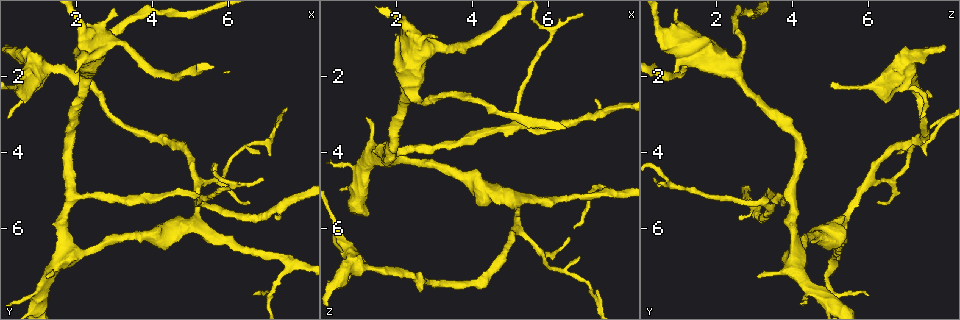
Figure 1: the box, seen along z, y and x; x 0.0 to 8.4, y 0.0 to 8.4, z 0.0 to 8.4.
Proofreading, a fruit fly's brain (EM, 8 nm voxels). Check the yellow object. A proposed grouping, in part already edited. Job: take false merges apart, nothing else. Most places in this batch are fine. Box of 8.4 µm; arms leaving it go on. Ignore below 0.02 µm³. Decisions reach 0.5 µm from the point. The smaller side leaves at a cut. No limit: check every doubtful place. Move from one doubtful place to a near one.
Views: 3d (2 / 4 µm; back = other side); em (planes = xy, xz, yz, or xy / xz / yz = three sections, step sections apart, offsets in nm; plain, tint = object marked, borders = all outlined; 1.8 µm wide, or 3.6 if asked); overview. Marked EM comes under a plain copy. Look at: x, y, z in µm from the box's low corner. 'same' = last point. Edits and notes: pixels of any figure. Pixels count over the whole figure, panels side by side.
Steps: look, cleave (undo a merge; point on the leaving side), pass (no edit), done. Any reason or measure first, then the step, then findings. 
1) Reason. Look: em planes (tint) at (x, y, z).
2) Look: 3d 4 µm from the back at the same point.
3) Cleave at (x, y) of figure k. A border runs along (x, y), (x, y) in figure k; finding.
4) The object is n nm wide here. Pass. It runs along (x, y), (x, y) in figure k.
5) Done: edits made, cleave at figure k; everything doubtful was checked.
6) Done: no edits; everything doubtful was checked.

Branch point. Look: 3d 4 µm at (2.40, 1.75, 2.25).

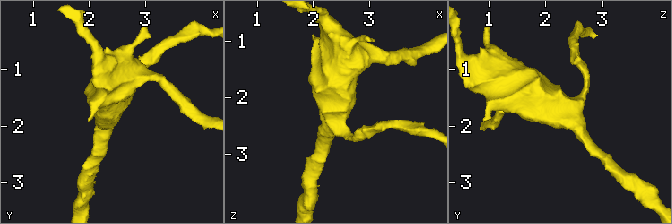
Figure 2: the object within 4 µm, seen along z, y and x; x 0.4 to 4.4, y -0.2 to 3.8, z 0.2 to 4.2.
3 arms meet here; the arms are 170, 220, 650 nm wide. Look: em planes (tint) at (2.40, 1.75, 2.30).

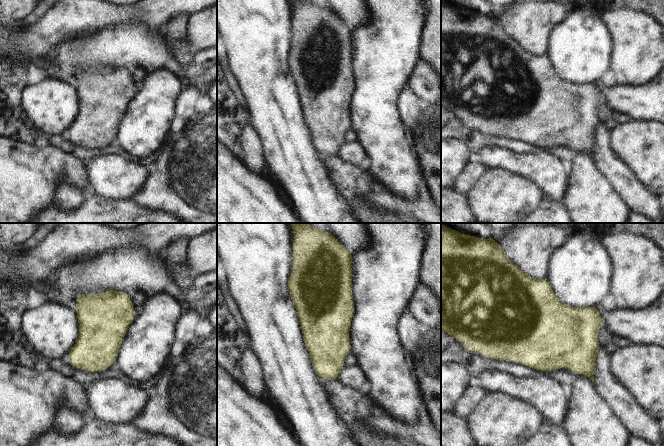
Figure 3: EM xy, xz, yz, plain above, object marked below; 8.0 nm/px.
The object is 400 nm wide here. Pass. Continuous, no second neuron.

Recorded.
A fork. Look: 3d 4 µm at (2.95, 1.05, 1.25).

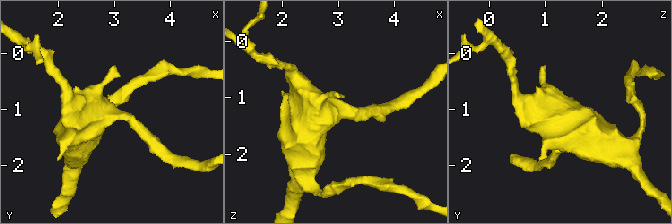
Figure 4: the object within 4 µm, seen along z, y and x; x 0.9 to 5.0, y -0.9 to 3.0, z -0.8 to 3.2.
Look: em planes (tint) at (2.95, 1.10, 1.25).

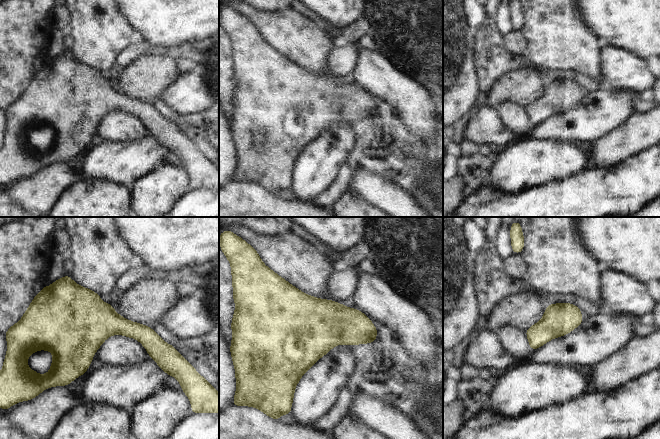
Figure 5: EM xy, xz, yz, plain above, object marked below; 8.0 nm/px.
The object is 260 nm wide here. Pass. All the same neuron.

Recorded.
Two arms in line, one across. Look: em 3.6 µm planes (tint) at (5.20, 4.75, 5.95).

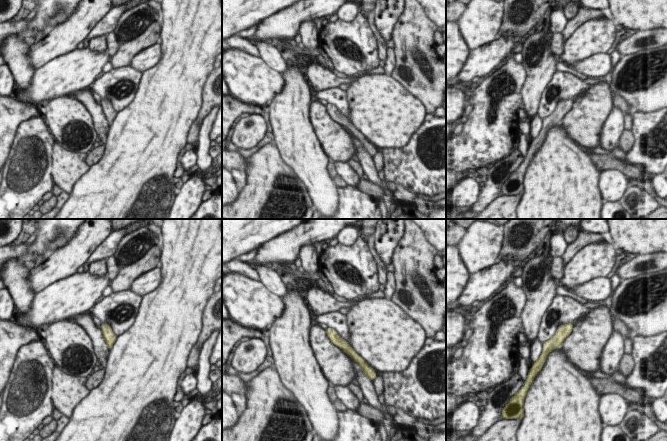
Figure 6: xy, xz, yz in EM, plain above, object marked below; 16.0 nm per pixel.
Pass. One neuron here.

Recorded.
Two arms in line, one across. Look: 3d 4 µm at (7.60, 6.85, 4.95).

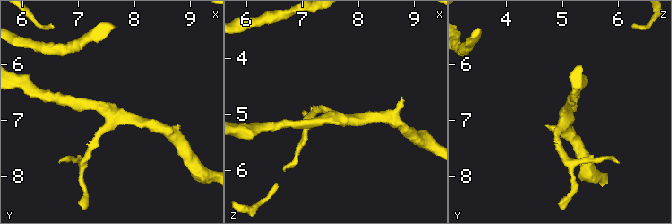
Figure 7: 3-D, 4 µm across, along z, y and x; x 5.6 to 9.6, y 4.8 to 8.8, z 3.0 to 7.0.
3 arms meet here; now the EM. Look: em yz step 8 (tint) at (7.55, 6.90, 5.00).

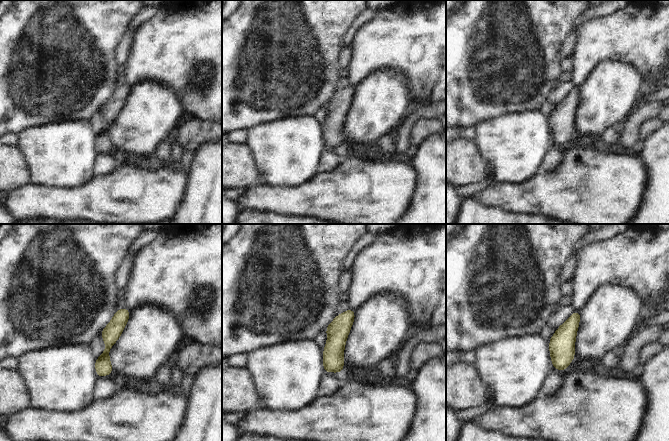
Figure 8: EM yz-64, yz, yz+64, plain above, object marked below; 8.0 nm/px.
Another direction. Look: em planes (tint) at the same point.

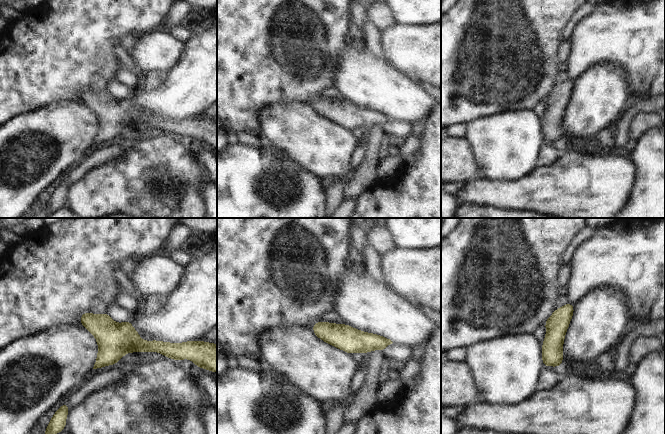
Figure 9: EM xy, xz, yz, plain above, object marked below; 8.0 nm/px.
The object is 180 nm wide here. Pass. It runs along (315, 327), (354, 341), (387, 342) in figure 9; continuous, no second neuron.

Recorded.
Look: 3d 2 µm at (1.85, 5.10, 4.00).

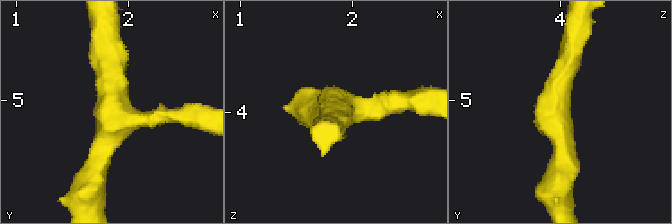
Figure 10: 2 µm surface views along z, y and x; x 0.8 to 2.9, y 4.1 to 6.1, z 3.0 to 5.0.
Need the tissue. Look: em xz step 16 (tint) at (1.84, 5.10, 3.96).

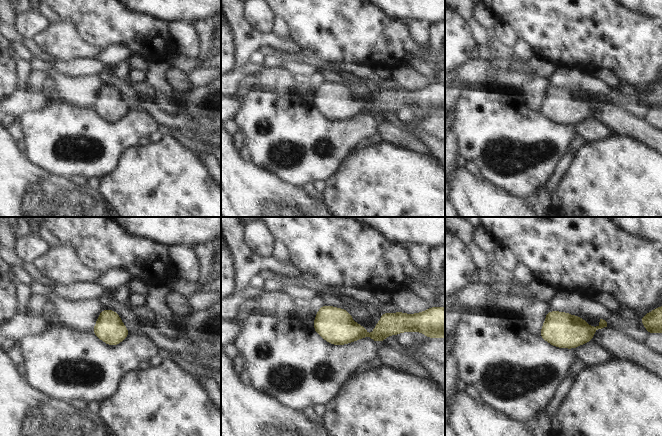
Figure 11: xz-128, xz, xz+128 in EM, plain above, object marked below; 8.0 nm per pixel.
Another direction. Look: em xy step 8 (tint) at the same point.

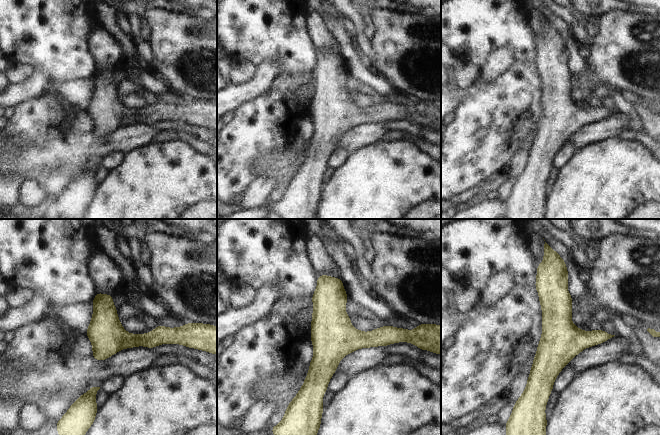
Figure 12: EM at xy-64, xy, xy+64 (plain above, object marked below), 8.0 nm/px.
Pass. All the same neuron.

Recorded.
A fork. Look: em yz step 8 (tint) at (1.15, 1.80, 7.00).

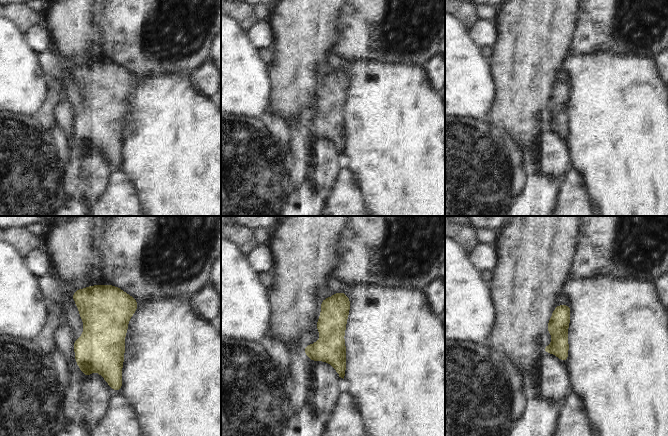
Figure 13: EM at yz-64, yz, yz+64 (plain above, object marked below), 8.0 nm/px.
Cut it another way. Look: em planes (tint) at the same point.

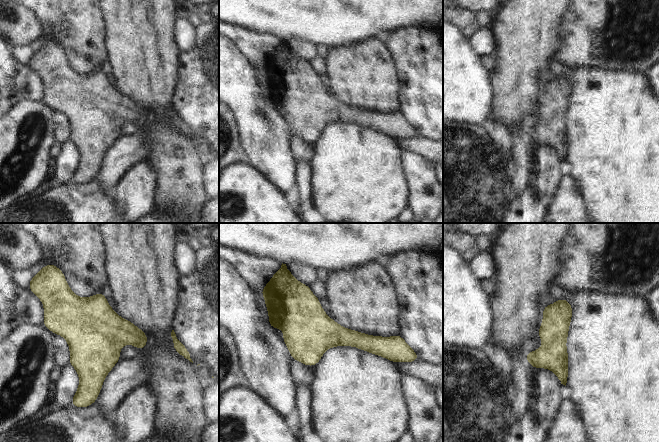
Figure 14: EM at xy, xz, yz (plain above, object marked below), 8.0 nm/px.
Pass. Continuous, no second neuron.

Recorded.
Done: no edits; everything doubtful was checked.

